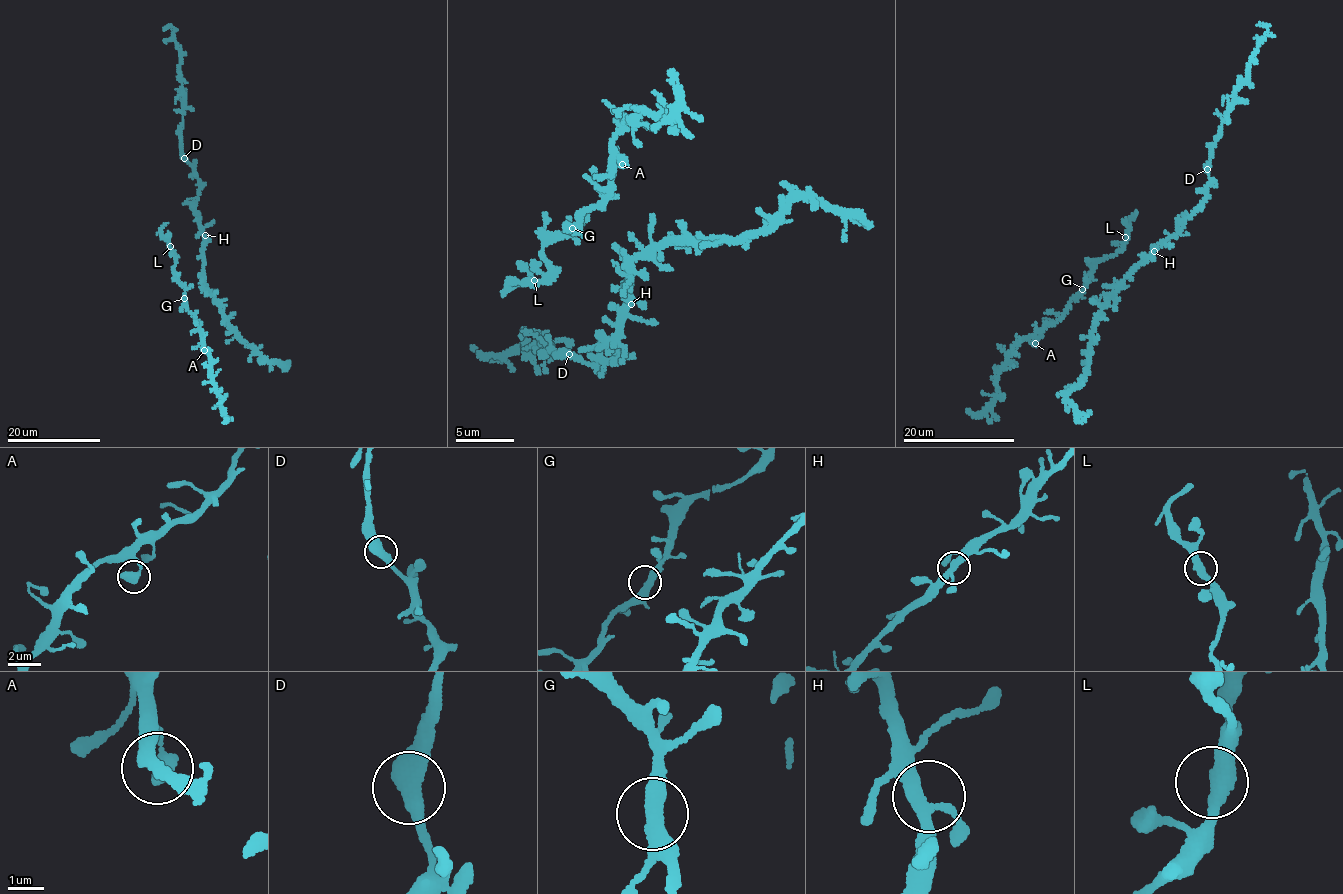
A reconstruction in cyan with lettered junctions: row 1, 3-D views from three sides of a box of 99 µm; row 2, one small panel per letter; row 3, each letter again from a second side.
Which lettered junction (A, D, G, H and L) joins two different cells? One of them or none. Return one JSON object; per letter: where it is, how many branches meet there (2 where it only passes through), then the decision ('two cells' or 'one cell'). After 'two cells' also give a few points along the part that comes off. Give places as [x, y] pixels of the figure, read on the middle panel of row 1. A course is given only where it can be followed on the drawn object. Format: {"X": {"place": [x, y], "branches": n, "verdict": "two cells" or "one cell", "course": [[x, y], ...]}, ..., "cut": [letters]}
{"A": {"place": [622, 164], "branches": 1, "verdict": "one cell"}, "D": {"place": [569, 354], "branches": 2, "verdict": "one cell"}, "G": {"place": [572, 228], "branches": 2, "verdict": "one cell"}, "H": {"place": [631, 304], "branches": 3, "verdict": "one cell"}, "L": {"place": [534, 280], "branches": 2, "verdict": "one cell"}, "cut": []}

